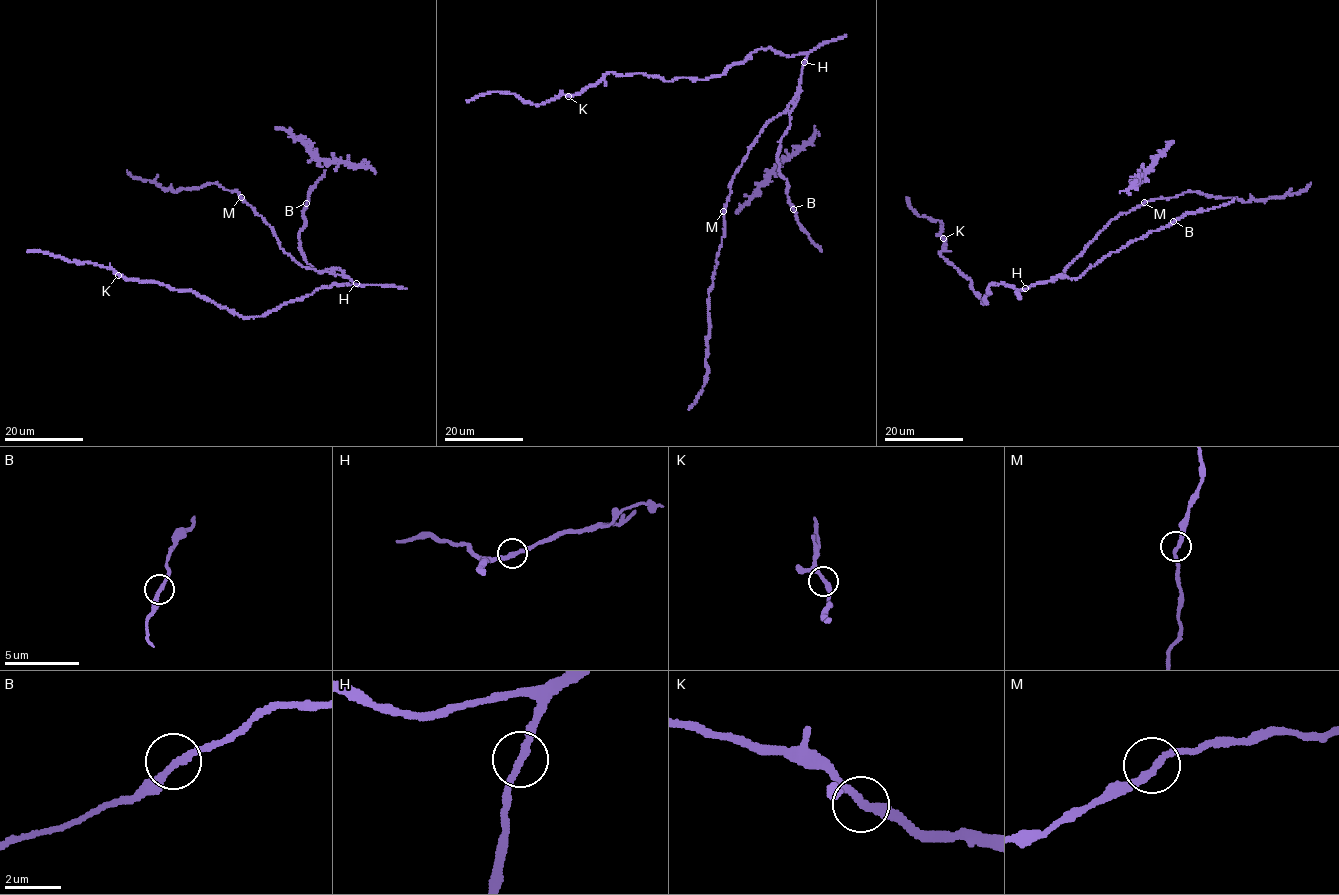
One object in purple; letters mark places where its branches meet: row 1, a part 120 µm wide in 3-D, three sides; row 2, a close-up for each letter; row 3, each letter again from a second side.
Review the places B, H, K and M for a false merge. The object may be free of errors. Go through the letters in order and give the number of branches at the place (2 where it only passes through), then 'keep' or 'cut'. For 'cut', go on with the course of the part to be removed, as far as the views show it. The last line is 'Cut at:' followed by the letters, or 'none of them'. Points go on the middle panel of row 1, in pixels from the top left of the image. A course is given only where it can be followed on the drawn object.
B: 2 | keep
H: 2 | keep
K: 2 | keep
M: 2 | keep
Cut at: none of them

